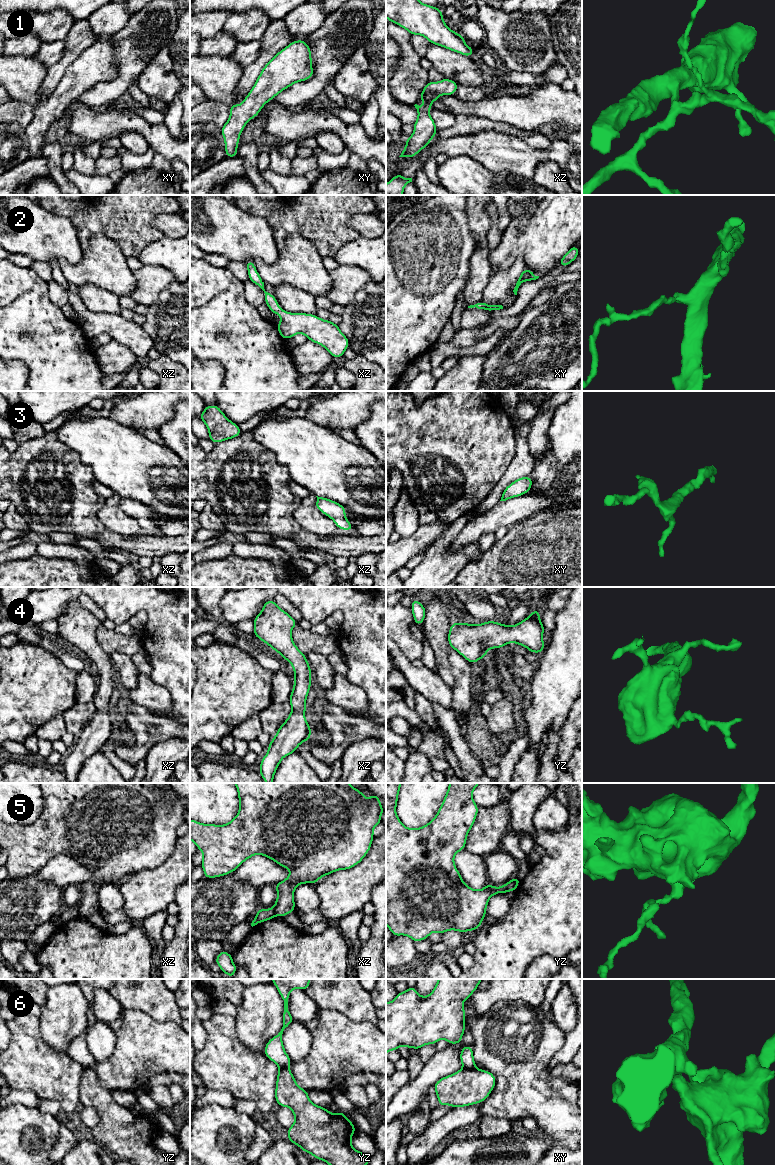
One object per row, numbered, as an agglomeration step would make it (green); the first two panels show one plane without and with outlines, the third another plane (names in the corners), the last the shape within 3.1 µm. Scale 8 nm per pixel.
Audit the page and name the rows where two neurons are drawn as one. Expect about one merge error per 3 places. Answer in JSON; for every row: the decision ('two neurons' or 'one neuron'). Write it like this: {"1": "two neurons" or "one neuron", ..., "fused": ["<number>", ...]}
{"1": "one neuron", "2": "one neuron", "3": "one neuron", "4": "one neuron", "5": "two neurons", "6": "two neurons", "fused": ["5", "6"]}

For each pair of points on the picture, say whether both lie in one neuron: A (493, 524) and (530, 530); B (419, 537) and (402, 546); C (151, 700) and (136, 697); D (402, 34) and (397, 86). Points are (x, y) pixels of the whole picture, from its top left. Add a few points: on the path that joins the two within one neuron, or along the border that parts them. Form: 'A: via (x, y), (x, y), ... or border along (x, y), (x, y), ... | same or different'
A: border along (530, 515), (515, 522), (508, 528) | different
B: via (415, 541), (410, 546), (406, 546) | same
C: via (147, 697), (140, 697) | same
D: via (405, 47), (406, 73) | same

